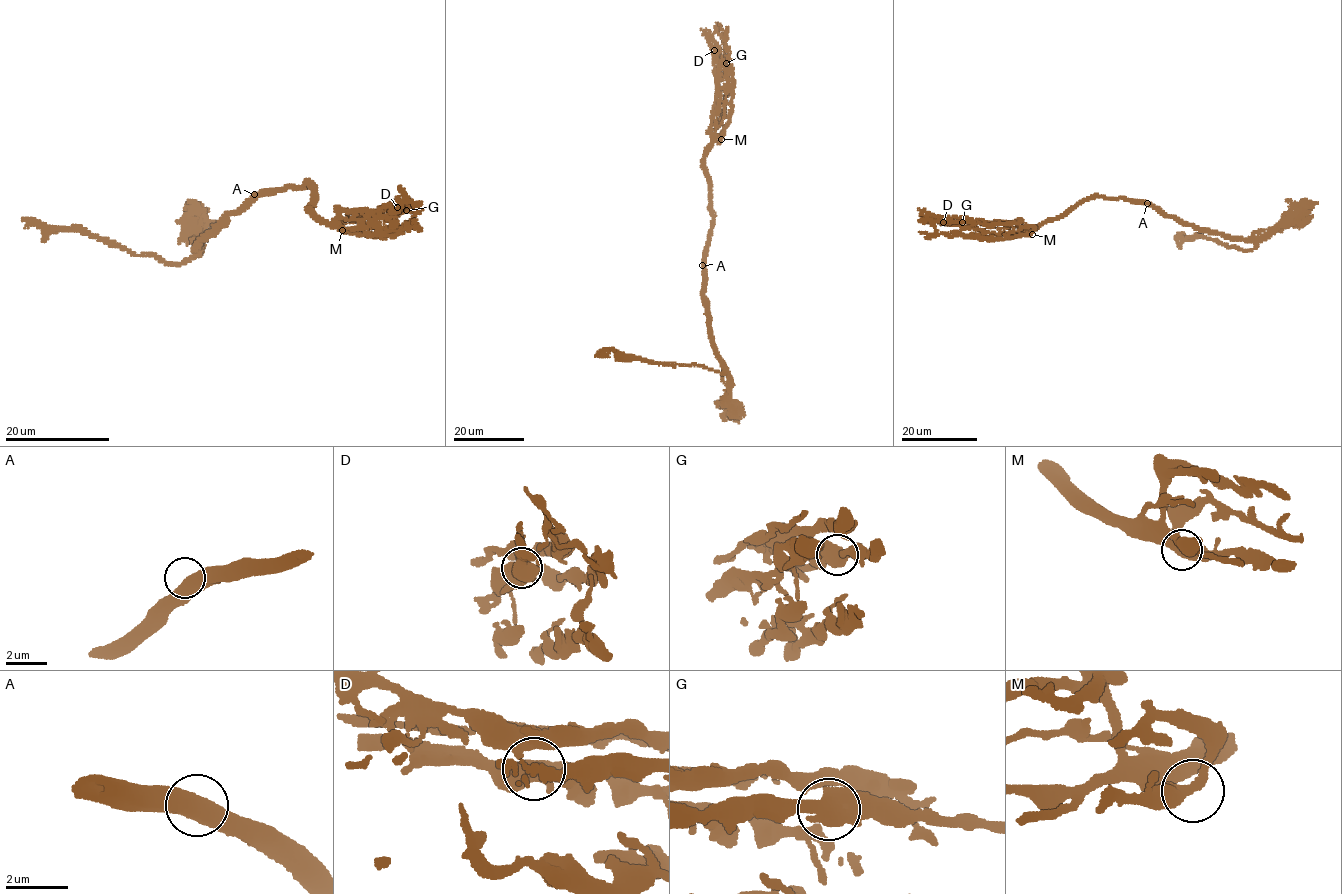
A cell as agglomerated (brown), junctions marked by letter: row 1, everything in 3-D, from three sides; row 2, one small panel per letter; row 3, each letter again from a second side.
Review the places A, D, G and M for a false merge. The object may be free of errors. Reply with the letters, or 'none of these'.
none of these

